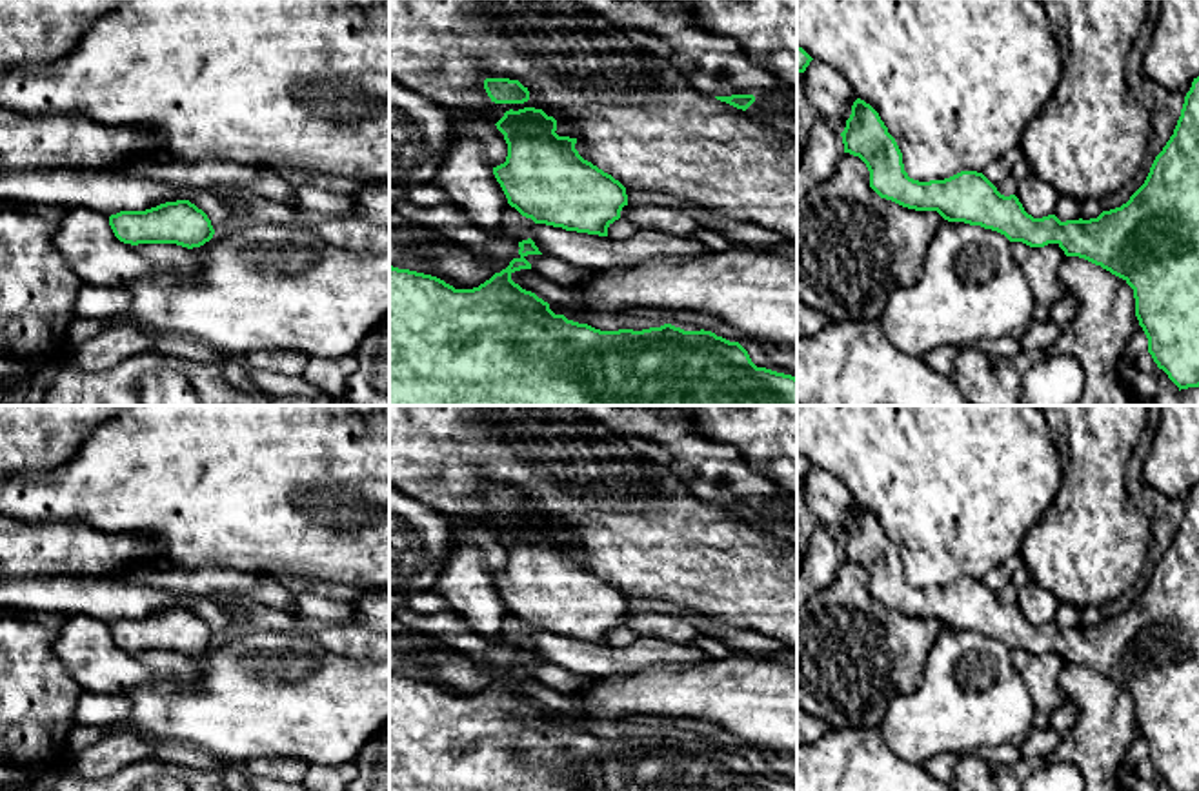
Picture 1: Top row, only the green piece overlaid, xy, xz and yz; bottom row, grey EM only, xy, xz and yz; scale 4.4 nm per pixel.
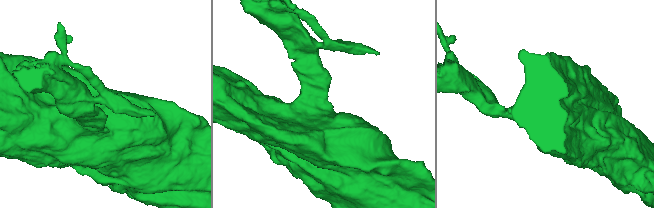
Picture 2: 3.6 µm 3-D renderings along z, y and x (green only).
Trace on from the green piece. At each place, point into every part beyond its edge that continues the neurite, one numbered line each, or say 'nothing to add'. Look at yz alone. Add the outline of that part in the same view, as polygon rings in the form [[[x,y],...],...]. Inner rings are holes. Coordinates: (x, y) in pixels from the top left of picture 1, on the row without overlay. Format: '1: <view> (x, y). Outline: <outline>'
nothing to add

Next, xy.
nothing to add

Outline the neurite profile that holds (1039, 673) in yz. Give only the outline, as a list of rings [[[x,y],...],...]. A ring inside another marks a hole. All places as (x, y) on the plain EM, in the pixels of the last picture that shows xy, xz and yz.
[[[1012,649],[1012,662],[1030,691],[1035,709],[1050,715],[1064,704],[1066,696],[1059,686],[1059,675],[1066,662],[1059,651],[1030,655],[1023,649]]]

